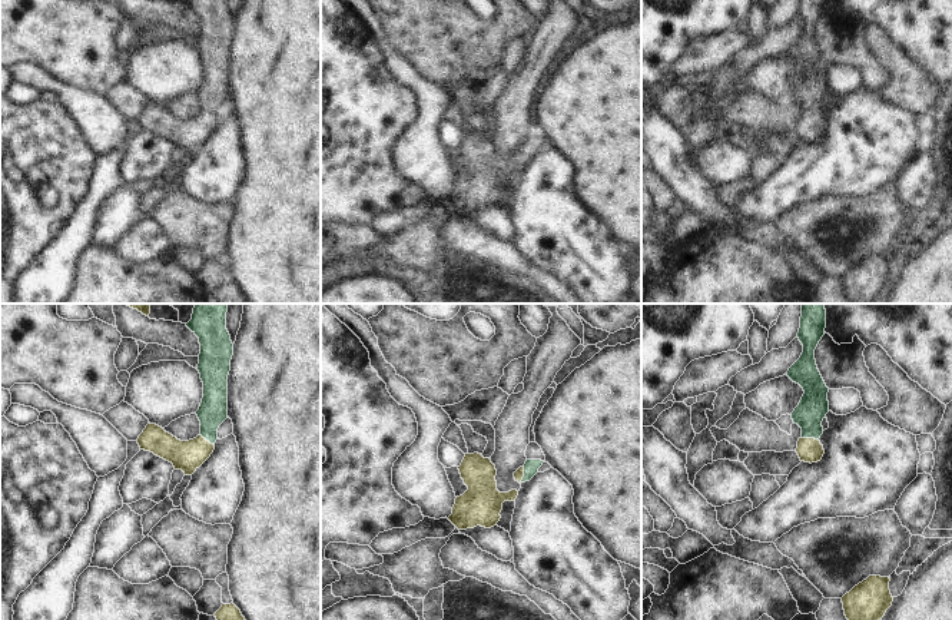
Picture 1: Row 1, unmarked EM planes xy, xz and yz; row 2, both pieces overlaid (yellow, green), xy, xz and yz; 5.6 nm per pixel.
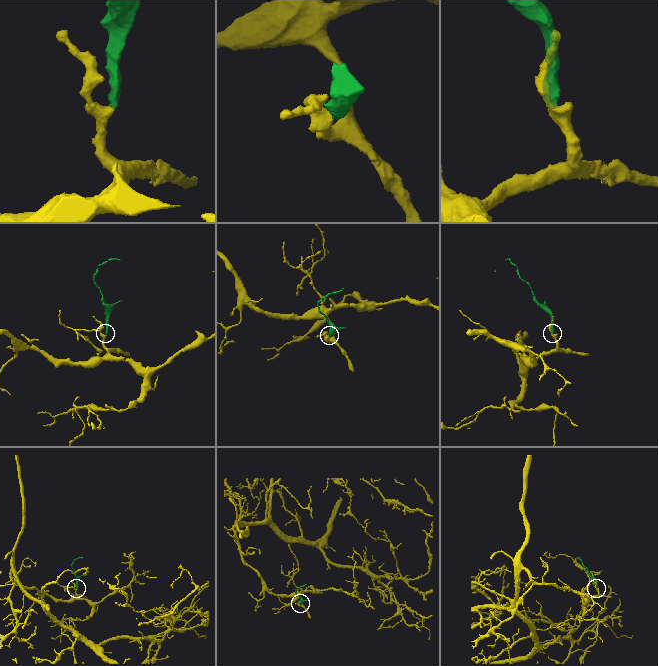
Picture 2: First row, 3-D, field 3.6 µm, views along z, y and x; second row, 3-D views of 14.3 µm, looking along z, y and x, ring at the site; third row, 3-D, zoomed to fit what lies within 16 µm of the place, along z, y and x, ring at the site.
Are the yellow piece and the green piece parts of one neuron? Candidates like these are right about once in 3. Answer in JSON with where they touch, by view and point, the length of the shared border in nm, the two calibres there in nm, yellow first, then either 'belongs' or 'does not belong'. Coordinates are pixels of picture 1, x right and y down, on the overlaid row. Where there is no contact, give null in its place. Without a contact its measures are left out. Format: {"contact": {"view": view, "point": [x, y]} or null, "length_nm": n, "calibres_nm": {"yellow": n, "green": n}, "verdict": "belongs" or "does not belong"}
{"contact": {"view": "yz", "point": [810, 438]}, "length_nm": 100, "calibres_nm": {"yellow": 140, "green": 160}, "verdict": "belongs"}

